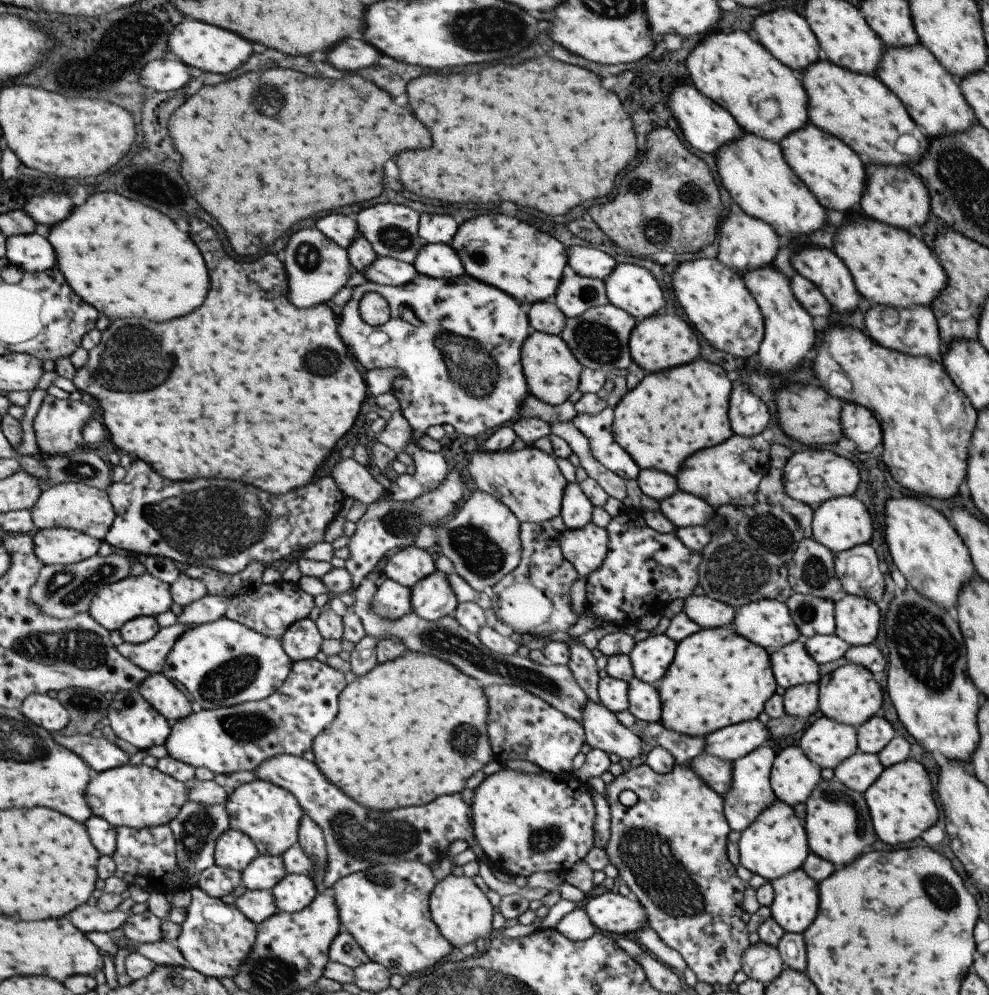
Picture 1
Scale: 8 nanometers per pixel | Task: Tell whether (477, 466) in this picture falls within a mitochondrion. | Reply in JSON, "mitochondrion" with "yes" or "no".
{"mitochondrion":"no"}

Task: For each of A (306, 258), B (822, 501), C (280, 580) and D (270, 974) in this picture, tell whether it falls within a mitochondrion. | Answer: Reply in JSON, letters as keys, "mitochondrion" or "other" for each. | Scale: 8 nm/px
{"A":"mitochondrion","B":"other","C":"other","D":"mitochondrion"}

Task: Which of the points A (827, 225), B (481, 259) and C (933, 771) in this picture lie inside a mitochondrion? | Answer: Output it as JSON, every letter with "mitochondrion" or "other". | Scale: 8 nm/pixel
{"A":"other","B":"mitochondrion","C":"other"}

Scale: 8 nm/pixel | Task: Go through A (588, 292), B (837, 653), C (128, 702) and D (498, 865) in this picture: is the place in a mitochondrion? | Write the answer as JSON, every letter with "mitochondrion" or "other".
{"A":"mitochondrion","B":"other","C":"mitochondrion","D":"other"}

